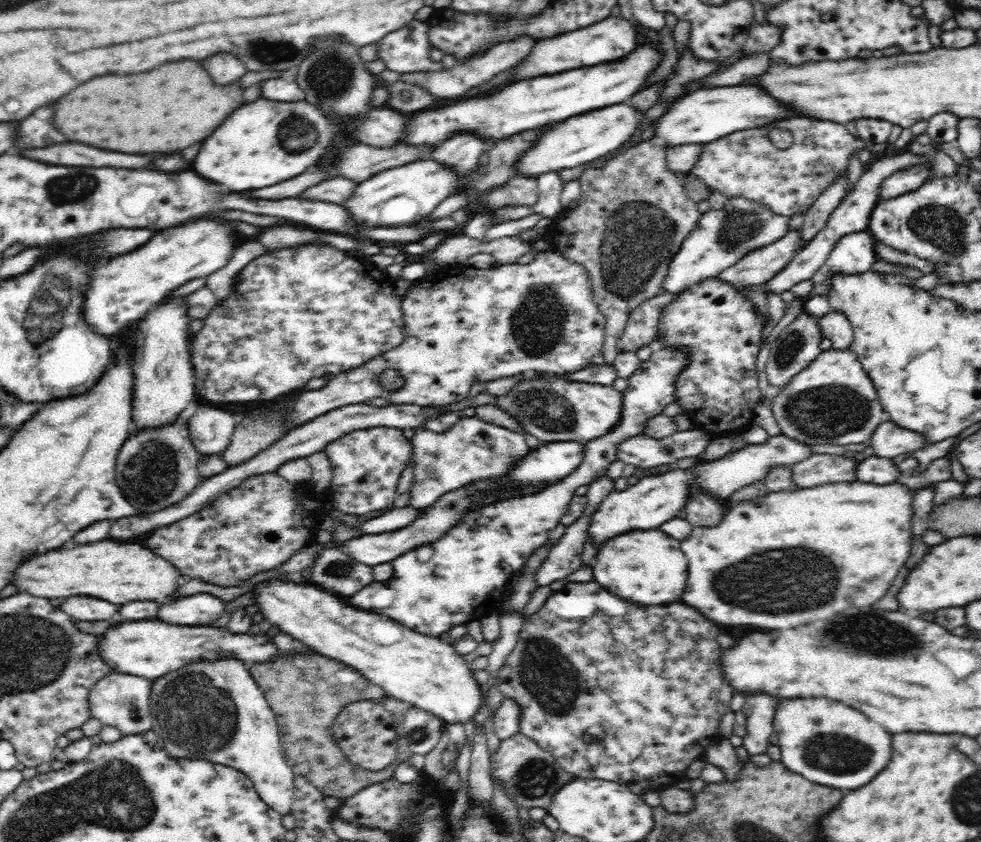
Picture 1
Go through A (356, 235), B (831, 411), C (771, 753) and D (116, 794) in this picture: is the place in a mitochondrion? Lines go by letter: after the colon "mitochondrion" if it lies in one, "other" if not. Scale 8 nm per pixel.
A: other
B: mitochondrion
C: other
D: mitochondrion

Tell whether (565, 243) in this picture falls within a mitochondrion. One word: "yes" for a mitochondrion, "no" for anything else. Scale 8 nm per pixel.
no

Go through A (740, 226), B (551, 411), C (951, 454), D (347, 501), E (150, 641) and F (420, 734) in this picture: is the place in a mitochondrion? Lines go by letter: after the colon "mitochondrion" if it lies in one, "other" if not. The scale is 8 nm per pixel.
A: mitochondrion
B: mitochondrion
C: other
D: other
E: other
F: mitochondrion

